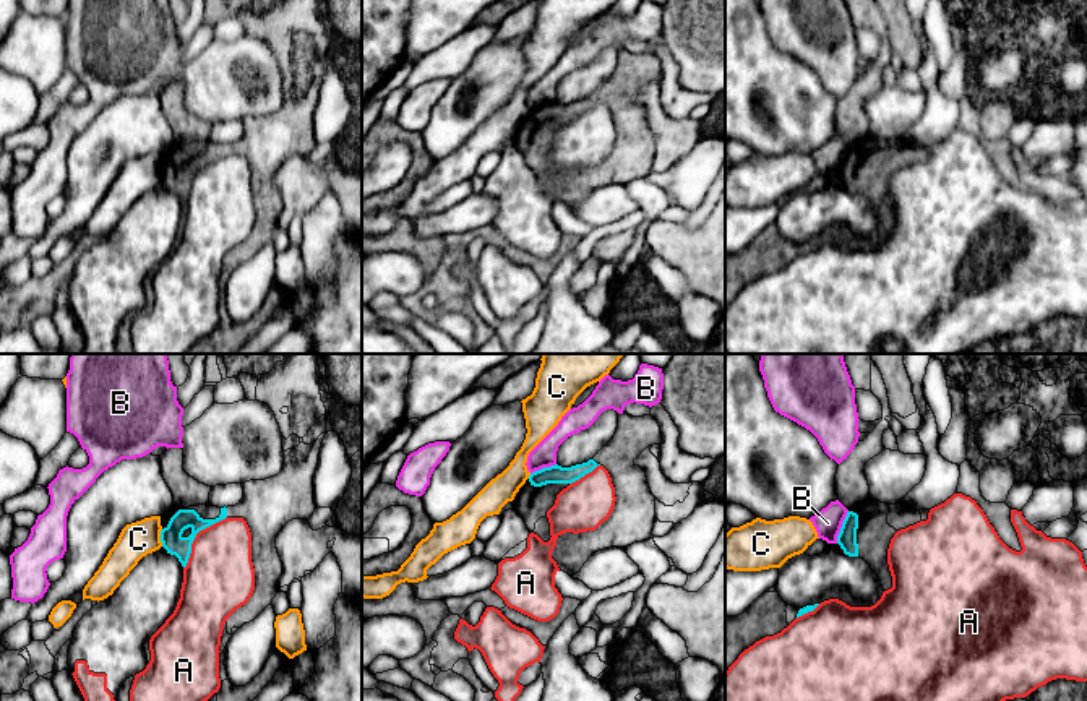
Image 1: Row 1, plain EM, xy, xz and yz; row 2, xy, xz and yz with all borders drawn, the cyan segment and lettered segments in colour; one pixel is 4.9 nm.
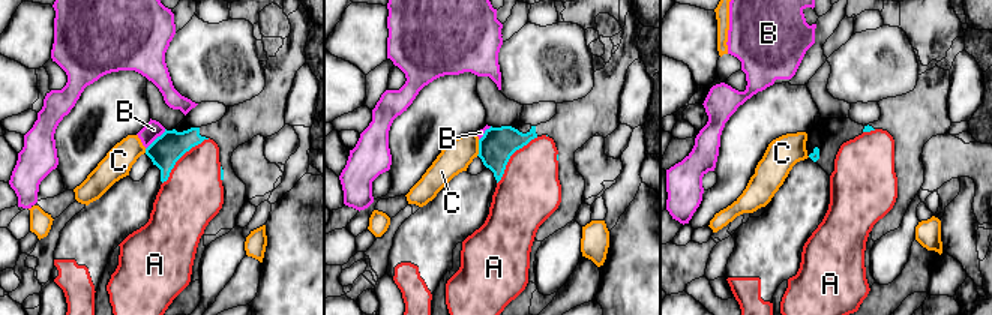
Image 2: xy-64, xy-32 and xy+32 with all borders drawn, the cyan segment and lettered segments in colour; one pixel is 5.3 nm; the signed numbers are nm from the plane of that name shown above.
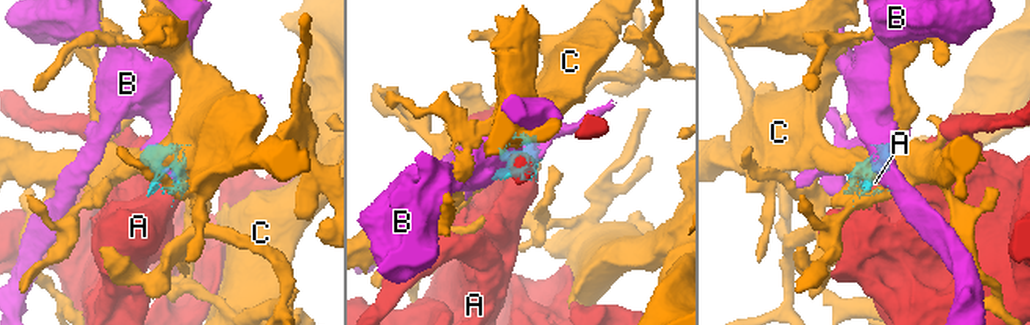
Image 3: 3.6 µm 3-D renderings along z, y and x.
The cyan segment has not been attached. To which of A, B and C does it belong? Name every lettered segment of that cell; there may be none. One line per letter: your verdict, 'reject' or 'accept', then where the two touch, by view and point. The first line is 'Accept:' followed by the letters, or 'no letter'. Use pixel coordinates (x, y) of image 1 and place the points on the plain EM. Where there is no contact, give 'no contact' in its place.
Accept: no letter
A: reject; meets cyan in xy at (195, 172)
B: reject; meets cyan in yz at (841, 164)
C: reject; meets cyan in xy at (161, 174)

